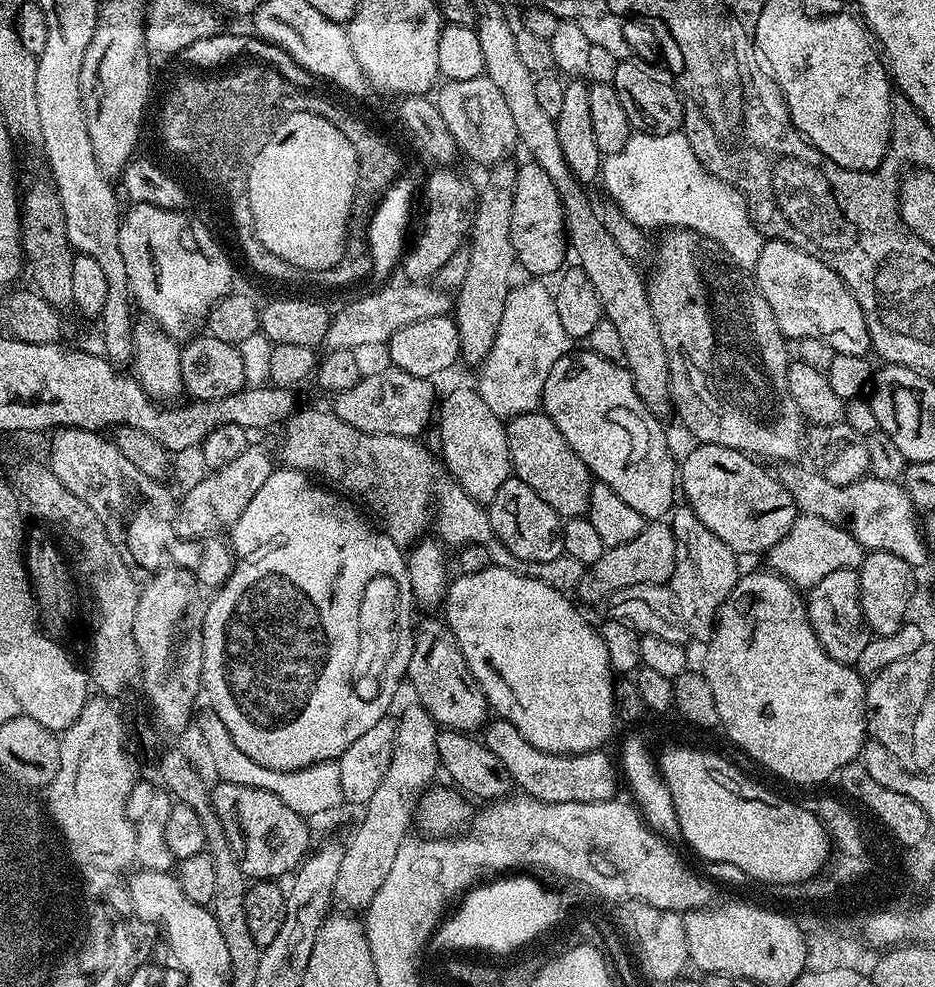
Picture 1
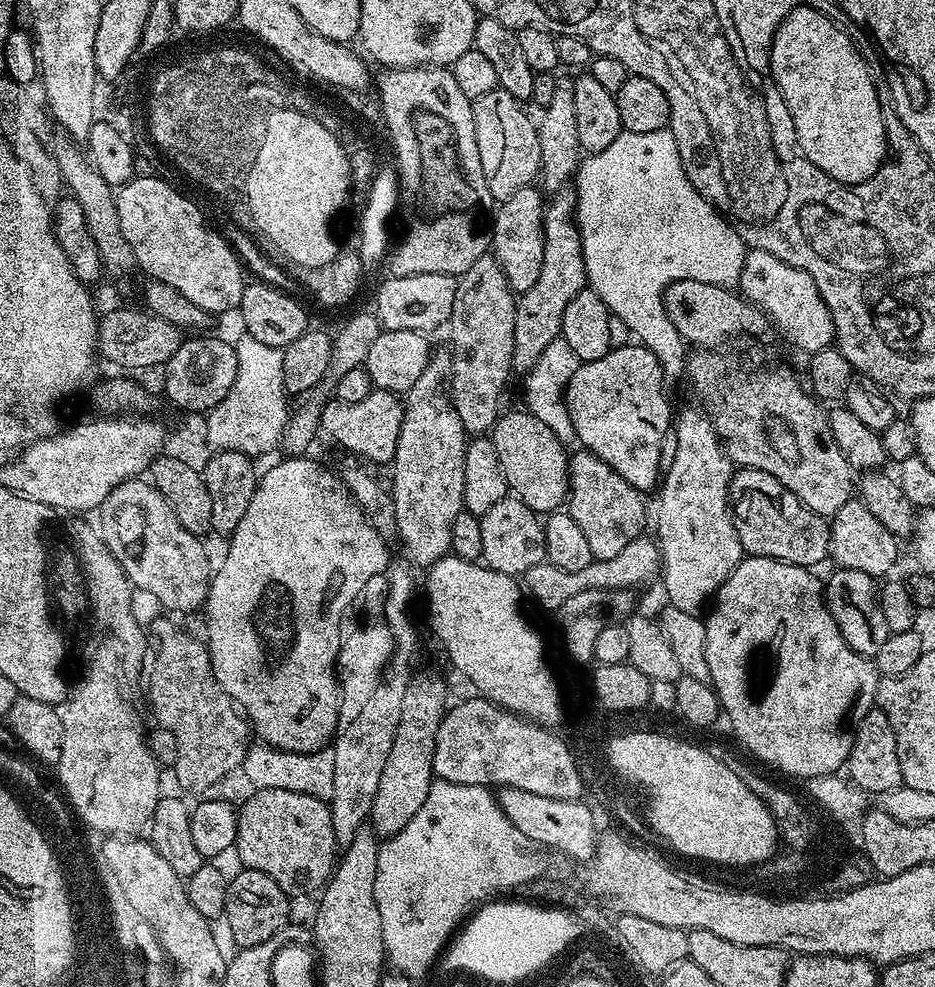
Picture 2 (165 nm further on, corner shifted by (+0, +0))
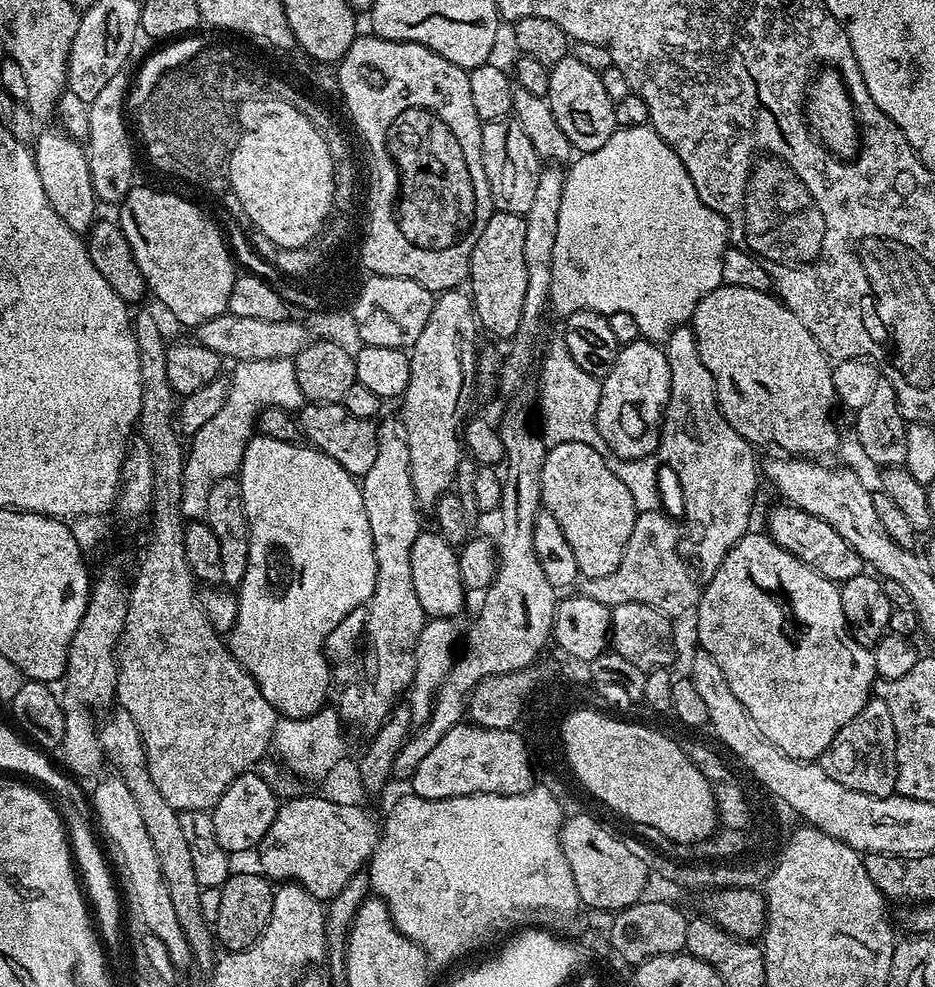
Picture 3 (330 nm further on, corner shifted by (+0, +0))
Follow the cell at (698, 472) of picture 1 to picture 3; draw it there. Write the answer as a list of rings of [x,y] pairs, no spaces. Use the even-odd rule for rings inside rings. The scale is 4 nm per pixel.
[[[780,502],[780,505],[769,514],[766,532],[775,544],[782,546],[782,550],[794,554],[794,558],[798,558],[830,581],[843,582],[865,571],[863,558],[849,546],[846,538],[842,538],[842,534],[838,534],[838,530],[834,530],[834,526],[822,522],[822,518],[814,514],[793,508],[787,502]]]

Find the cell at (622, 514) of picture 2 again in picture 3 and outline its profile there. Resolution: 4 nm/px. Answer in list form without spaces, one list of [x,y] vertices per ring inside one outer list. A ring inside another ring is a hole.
[[[563,442],[549,447],[546,462],[542,462],[540,503],[543,511],[554,514],[558,526],[562,526],[562,534],[566,534],[570,550],[574,550],[584,580],[606,578],[606,574],[618,570],[638,511],[630,491],[603,451],[583,442]]]

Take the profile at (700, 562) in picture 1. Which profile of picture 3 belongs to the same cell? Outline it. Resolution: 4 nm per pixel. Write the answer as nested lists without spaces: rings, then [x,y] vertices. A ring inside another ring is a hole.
[[[681,326],[674,328],[668,339],[663,341],[662,347],[666,354],[666,362],[670,366],[670,394],[668,395],[667,404],[663,405],[664,418],[660,425],[658,456],[667,467],[668,464],[672,467],[672,472],[676,475],[677,482],[680,483],[680,496],[684,499],[684,524],[682,520],[680,552],[684,555],[685,560],[691,562],[697,569],[700,567],[704,571],[704,574],[711,574],[718,570],[718,566],[722,566],[726,554],[730,554],[733,546],[749,531],[748,515],[752,512],[752,499],[756,496],[756,472],[758,476],[758,464],[756,468],[756,456],[752,453],[755,452],[753,445],[744,440],[742,434],[738,434],[738,430],[734,430],[734,426],[730,426],[730,422],[726,422],[726,418],[720,412],[720,404],[716,400],[716,383],[710,374],[710,370],[706,370],[706,365],[702,362],[702,354],[698,354],[698,342],[694,338],[691,327]]]

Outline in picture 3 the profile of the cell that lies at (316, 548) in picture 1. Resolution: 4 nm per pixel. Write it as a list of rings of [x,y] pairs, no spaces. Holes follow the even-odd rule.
[[[259,434],[253,435],[246,446],[238,479],[250,530],[250,558],[246,566],[246,574],[242,578],[236,596],[238,618],[234,622],[226,643],[232,650],[232,657],[258,682],[258,686],[262,690],[262,698],[266,698],[266,702],[270,702],[270,706],[274,706],[277,714],[290,720],[306,719],[325,707],[324,699],[327,698],[328,687],[332,684],[334,672],[327,658],[324,657],[324,643],[330,630],[334,630],[334,626],[338,626],[338,622],[342,622],[342,618],[352,616],[355,613],[355,608],[363,609],[374,594],[374,586],[376,585],[374,538],[370,538],[370,521],[366,519],[366,506],[362,502],[362,494],[360,493],[361,485],[358,483],[357,477],[342,470],[342,466],[338,466],[338,462],[334,462],[334,458],[322,454],[307,443],[278,442],[278,438],[266,438]]]

